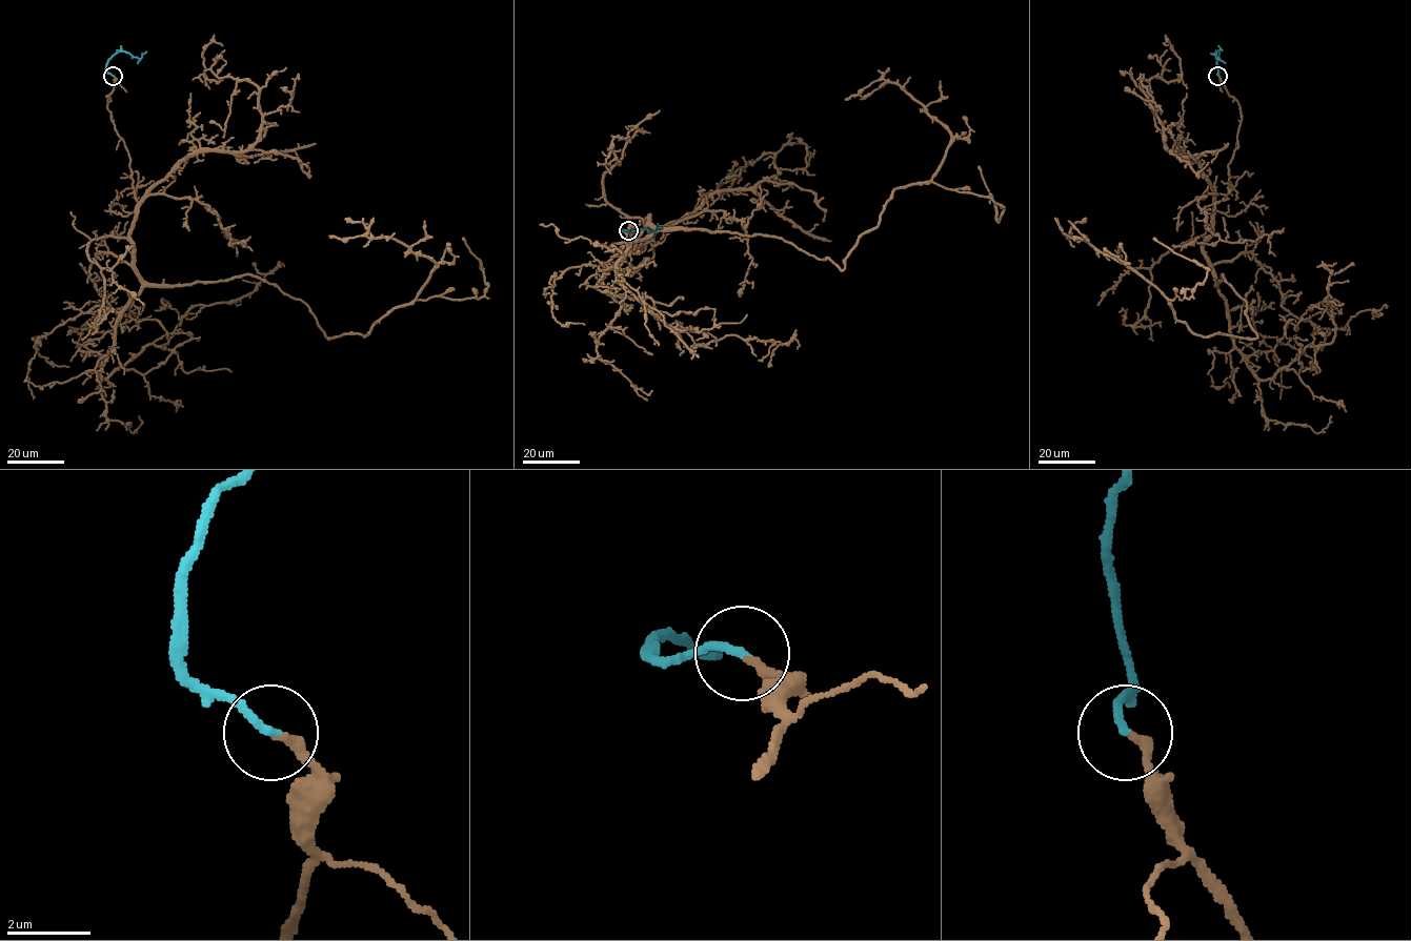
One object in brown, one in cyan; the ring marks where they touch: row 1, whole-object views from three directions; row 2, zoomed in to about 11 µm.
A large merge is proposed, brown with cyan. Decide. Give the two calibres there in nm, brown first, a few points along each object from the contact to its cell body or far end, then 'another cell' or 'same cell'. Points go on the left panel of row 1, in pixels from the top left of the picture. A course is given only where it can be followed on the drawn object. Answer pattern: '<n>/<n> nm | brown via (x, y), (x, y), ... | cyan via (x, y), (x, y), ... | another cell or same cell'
240/200 nm | brown via (113, 75), (145, 282), (258, 275), (333, 339), (367, 334), (436, 265), (391, 239), (329, 236) | cyan via (112, 75), (106, 70), (107, 61), (115, 54), (129, 53), (140, 59), (146, 52) | same cell

